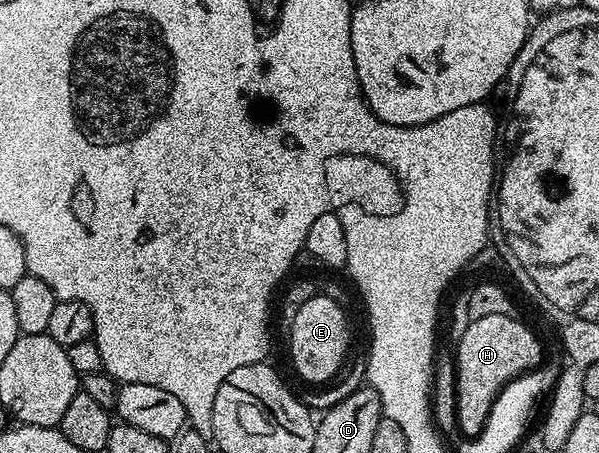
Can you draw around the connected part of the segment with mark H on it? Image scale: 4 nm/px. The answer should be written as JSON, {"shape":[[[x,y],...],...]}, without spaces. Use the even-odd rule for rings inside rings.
{"shape":[[[493,315],[470,320],[468,329],[457,336],[458,353],[456,351],[456,388],[455,417],[458,430],[463,436],[478,436],[488,421],[492,412],[492,405],[497,395],[514,379],[519,378],[527,371],[533,371],[543,362],[542,343],[521,323],[521,318],[513,315]]]}

